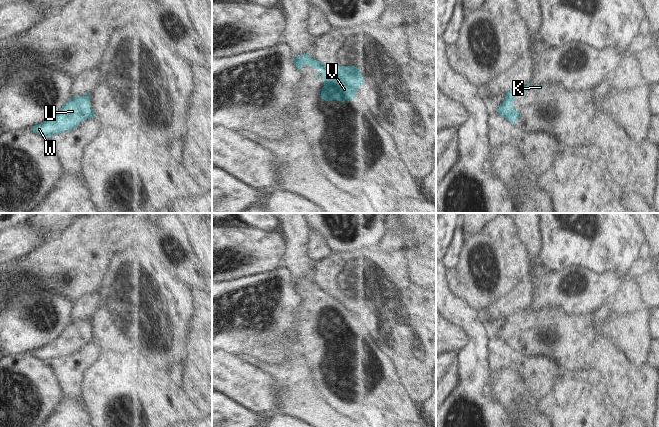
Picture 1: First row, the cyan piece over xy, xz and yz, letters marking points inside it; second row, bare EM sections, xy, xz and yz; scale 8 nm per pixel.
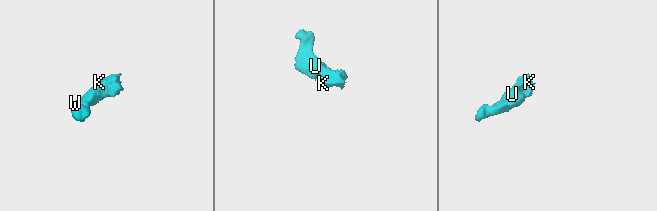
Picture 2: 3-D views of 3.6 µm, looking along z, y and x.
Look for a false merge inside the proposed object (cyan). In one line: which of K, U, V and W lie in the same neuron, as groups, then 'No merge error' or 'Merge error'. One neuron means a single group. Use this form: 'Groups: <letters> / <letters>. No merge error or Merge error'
Groups: K U V W. No merge error.

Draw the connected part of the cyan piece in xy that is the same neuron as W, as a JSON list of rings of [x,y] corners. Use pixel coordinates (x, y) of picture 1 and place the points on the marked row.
[[[90,93],[70,99],[54,117],[36,125],[31,131],[43,138],[50,138],[55,134],[74,130],[86,119],[97,116],[90,99]]]

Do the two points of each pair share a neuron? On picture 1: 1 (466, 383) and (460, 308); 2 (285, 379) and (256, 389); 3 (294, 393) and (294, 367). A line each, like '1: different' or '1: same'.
1: same
2: different
3: same

